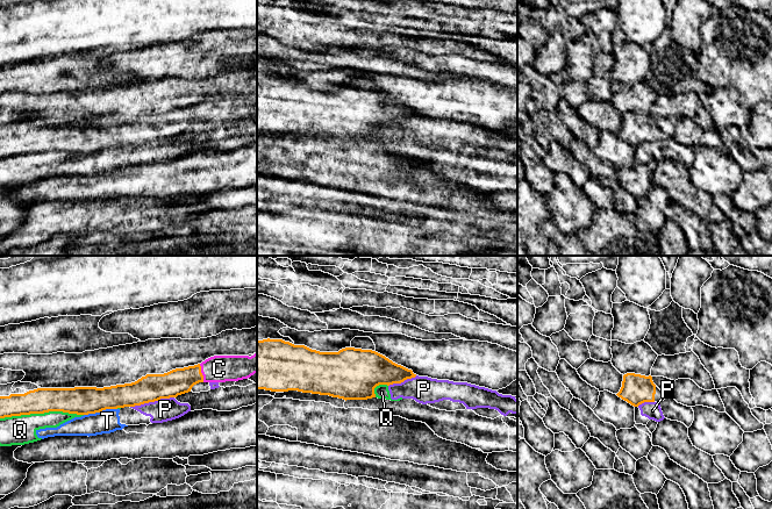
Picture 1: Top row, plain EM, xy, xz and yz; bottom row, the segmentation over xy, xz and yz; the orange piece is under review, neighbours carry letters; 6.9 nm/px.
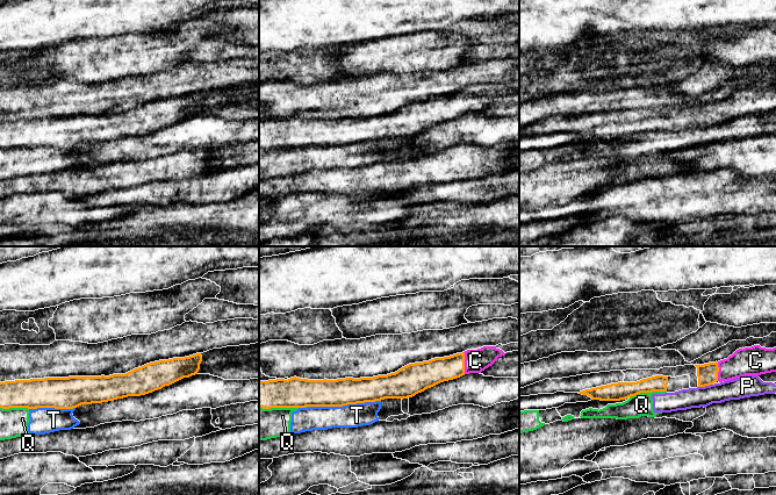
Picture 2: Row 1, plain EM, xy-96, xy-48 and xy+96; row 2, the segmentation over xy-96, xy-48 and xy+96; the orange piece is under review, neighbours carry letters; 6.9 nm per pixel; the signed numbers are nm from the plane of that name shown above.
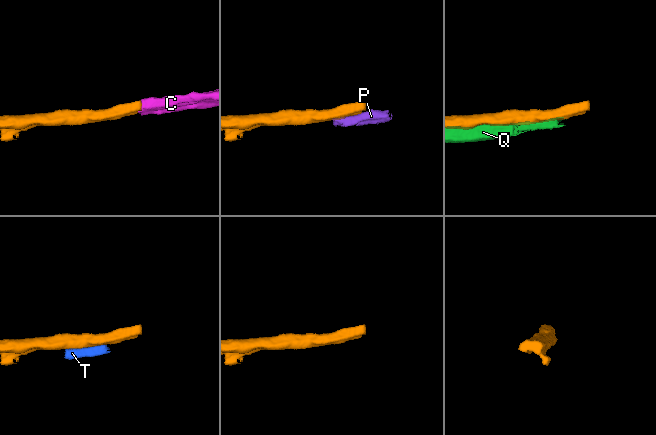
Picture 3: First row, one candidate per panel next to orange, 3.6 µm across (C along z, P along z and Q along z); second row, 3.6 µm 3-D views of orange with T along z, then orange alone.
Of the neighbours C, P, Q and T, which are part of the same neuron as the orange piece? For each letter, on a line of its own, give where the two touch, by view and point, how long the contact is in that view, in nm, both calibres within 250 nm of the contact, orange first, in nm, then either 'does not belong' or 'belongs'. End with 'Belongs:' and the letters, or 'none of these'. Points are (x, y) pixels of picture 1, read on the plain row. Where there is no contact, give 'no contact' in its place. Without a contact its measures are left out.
C: contact xy (201, 113); length 130 nm; calibres 180 and 190 nm; belongs
P: contact xy (151, 141); length 320 nm; calibres 190 and 160 nm; does not belong
Q: contact xy (41, 152); length 600 nm; calibres 180 and 200 nm; does not belong
T: contact xy (100, 150); length 240 nm; calibres 190 and 160 nm; does not belong
Belongs: C

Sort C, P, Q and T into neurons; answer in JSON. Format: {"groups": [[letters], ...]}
{"groups": [["C"], ["P", "Q", "T"]]}

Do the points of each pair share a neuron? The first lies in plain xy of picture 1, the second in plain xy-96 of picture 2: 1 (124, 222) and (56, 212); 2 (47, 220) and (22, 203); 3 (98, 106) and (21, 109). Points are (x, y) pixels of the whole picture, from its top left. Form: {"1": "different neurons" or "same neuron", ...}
{"1": "same neuron", "2": "same neuron", "3": "same neuron"}

